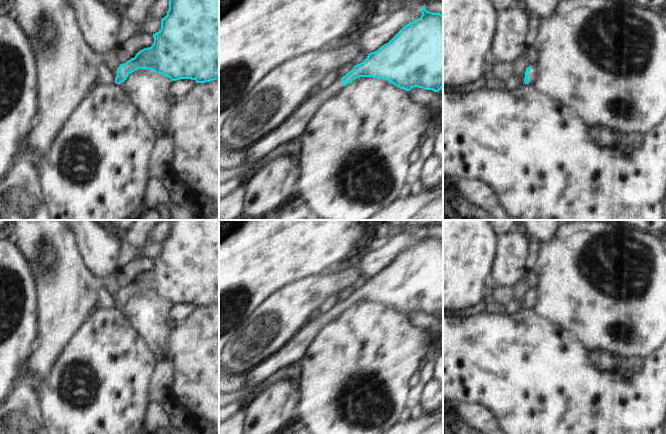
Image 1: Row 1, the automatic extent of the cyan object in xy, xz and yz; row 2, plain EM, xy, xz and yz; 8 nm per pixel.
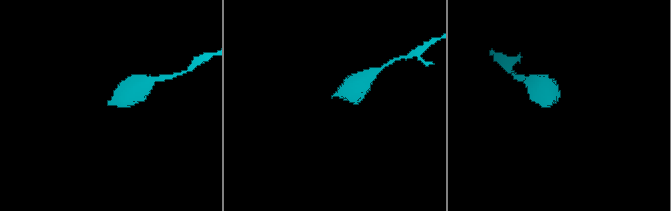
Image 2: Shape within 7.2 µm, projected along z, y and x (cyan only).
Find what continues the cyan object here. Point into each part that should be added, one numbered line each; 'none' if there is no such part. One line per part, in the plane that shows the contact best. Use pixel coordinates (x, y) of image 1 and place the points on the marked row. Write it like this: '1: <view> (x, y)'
1: yz (532, 73)

